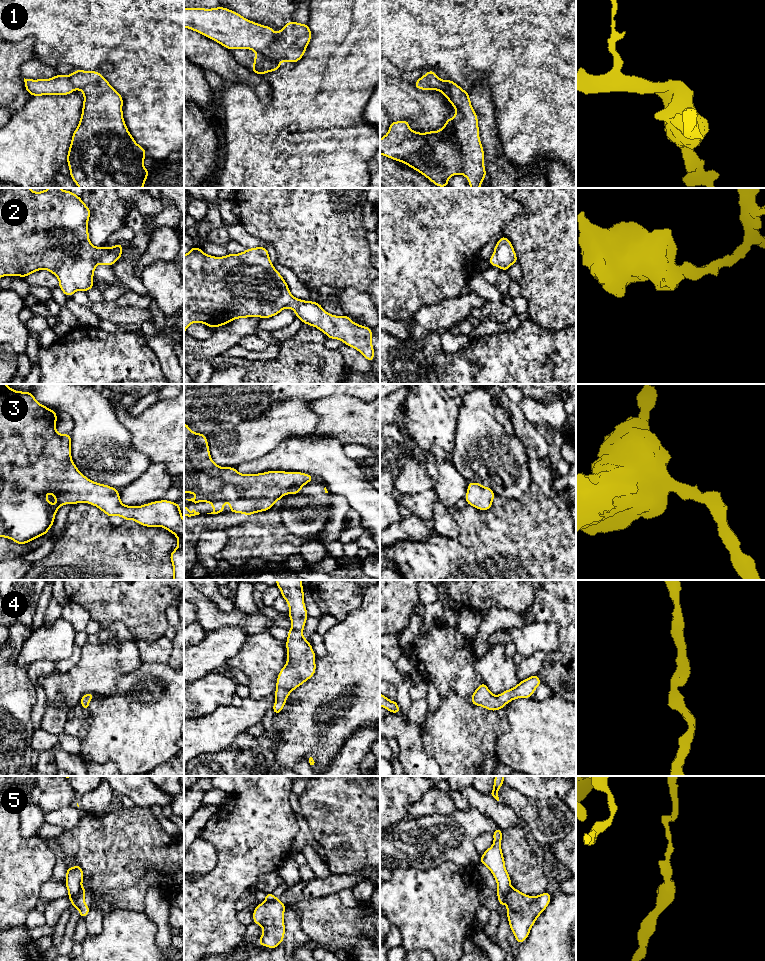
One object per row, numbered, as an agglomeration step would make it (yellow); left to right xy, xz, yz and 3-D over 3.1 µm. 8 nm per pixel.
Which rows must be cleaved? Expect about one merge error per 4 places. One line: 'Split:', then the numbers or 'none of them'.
Split: 5

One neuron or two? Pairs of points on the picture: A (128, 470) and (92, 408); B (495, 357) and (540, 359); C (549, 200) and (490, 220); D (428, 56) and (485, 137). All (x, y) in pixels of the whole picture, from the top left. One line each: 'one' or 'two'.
A: one
B: one
C: two
D: two

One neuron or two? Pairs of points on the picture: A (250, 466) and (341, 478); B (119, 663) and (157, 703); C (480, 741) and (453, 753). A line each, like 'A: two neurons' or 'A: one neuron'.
A: one neuron
B: two neurons
C: one neuron

